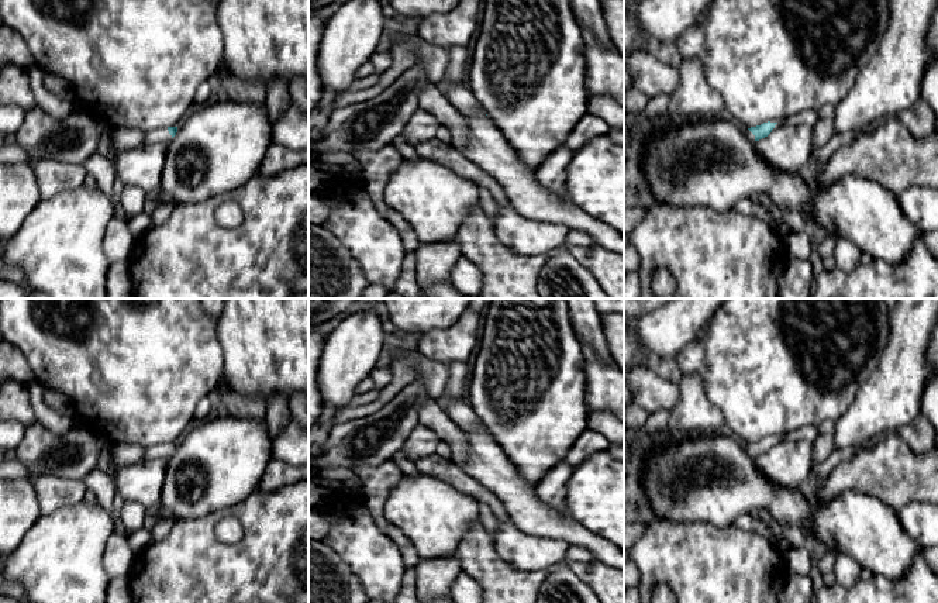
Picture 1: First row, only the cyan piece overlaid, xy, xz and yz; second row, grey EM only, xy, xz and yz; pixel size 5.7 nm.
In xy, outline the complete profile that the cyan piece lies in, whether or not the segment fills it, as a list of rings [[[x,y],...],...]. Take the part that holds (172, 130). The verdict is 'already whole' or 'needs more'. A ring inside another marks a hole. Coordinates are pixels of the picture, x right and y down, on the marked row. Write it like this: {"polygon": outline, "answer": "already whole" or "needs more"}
{"polygon": [[[165,127],[145,132],[145,144],[168,144],[176,132],[177,127]]], "answer": "needs more"}

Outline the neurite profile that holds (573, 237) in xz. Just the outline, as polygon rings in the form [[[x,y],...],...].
[[[569,230],[566,235],[566,245],[589,247],[593,244],[594,241],[583,231]]]

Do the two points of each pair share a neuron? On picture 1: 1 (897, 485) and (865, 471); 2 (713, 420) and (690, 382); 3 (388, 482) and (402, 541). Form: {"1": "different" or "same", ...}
{"1": "same", "2": "same", "3": "same"}

